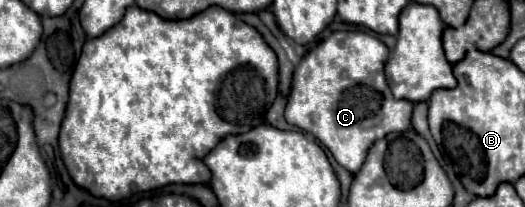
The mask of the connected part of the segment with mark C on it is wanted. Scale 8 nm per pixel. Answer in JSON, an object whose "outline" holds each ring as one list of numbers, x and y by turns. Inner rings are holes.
{"outline":[[336,31,326,41,316,45,310,53,306,53,300,61,300,65,294,71,292,91,288,95,286,105,286,121,310,135,314,135,332,157,350,173,358,173,368,149,374,141,386,137,388,133,398,133,410,129,410,117,412,117,412,103,404,99,394,99,386,77,384,77,384,65,388,61,388,47,374,35,364,31]]}

